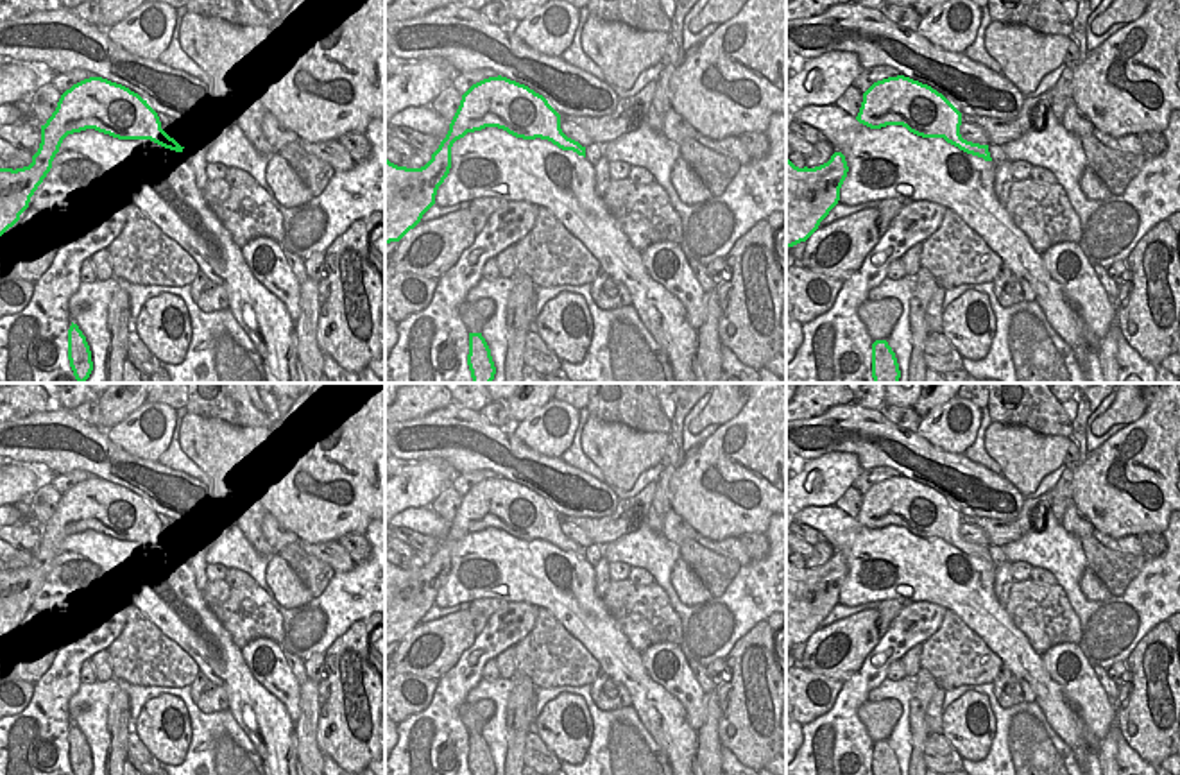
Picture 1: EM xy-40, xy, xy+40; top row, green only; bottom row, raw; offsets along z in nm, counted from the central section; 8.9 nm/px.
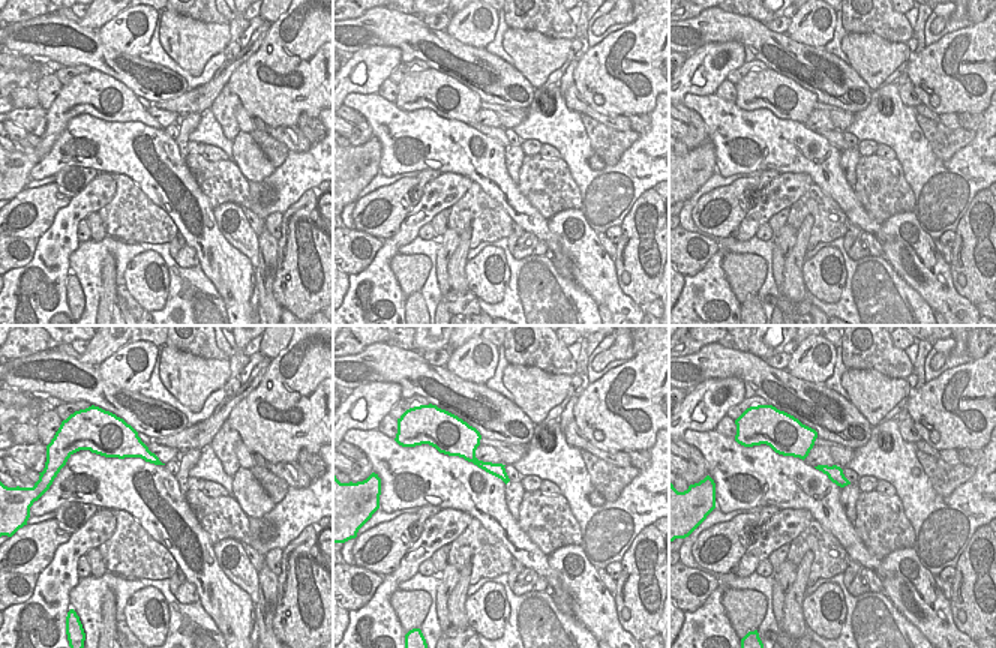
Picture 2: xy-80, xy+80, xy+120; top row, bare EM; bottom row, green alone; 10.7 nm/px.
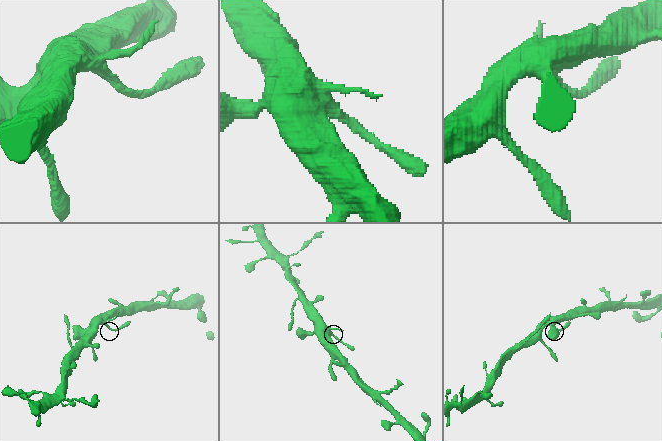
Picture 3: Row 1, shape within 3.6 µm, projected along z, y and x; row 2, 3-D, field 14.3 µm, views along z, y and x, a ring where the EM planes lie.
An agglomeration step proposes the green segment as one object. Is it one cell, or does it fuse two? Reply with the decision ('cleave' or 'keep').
keep

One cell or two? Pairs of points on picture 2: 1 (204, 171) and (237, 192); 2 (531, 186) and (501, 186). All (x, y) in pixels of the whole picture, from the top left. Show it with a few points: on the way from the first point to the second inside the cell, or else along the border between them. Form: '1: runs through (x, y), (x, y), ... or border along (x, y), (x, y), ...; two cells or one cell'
1: runs through (212, 177), (230, 185); one cell
2: border along (516, 183), (521, 194), (540, 213); two cells

